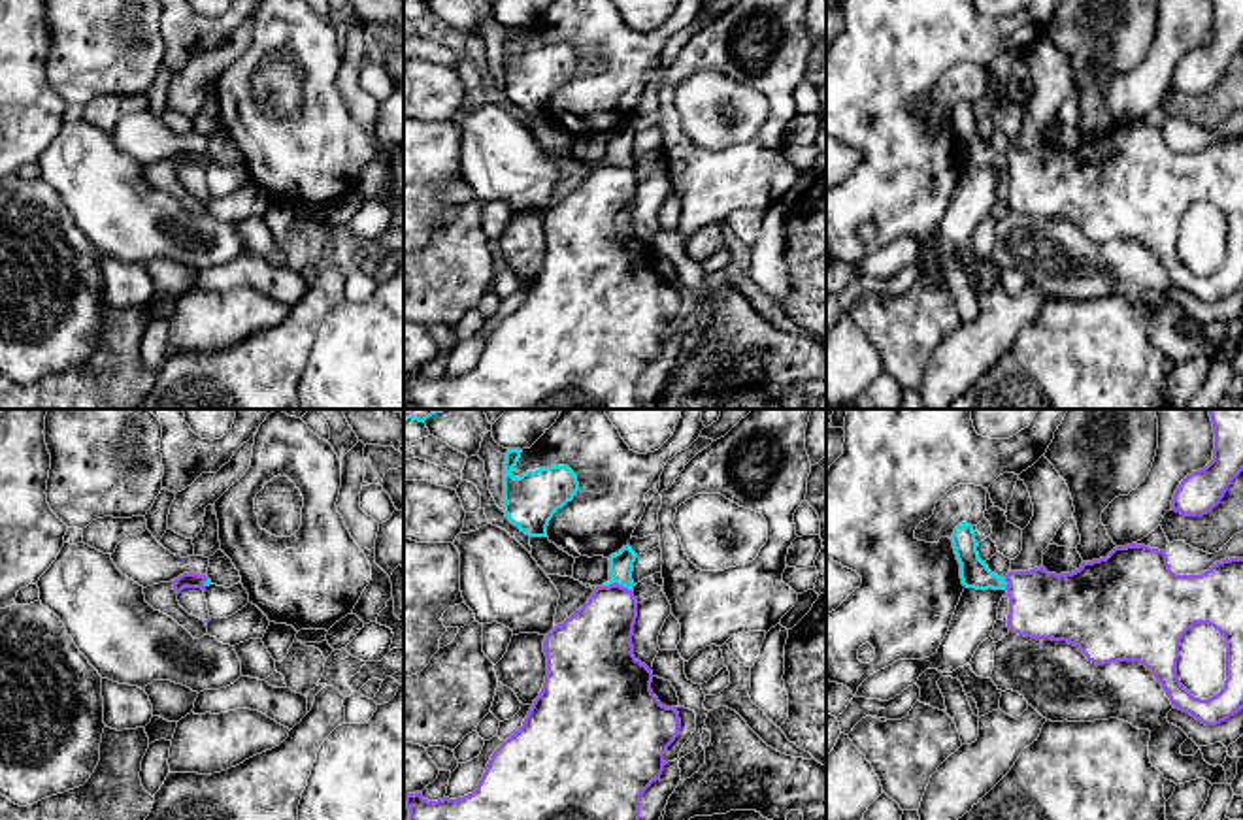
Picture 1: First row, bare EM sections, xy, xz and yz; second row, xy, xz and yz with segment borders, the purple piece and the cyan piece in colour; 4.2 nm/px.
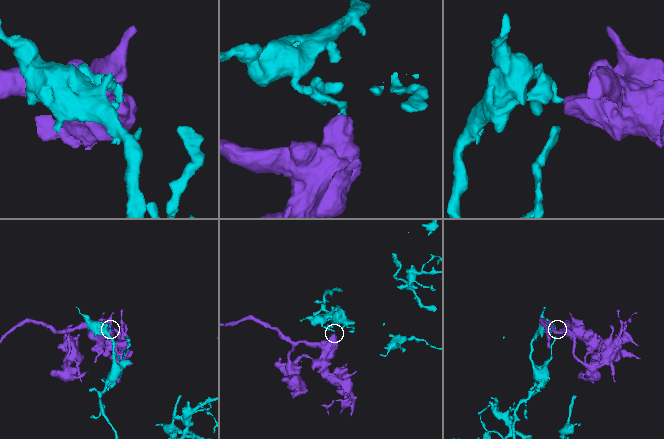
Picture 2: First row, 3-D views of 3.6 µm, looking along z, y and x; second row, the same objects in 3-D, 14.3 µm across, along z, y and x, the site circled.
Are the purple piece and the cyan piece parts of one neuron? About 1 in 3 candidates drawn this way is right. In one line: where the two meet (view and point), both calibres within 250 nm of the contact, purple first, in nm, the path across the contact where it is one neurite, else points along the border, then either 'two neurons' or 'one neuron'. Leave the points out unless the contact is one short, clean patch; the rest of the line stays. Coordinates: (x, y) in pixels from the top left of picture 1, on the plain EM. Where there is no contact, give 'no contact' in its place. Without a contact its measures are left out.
xz (623, 164) | 300/110 nm | along xz (613, 159), (630, 168) | two neurons

